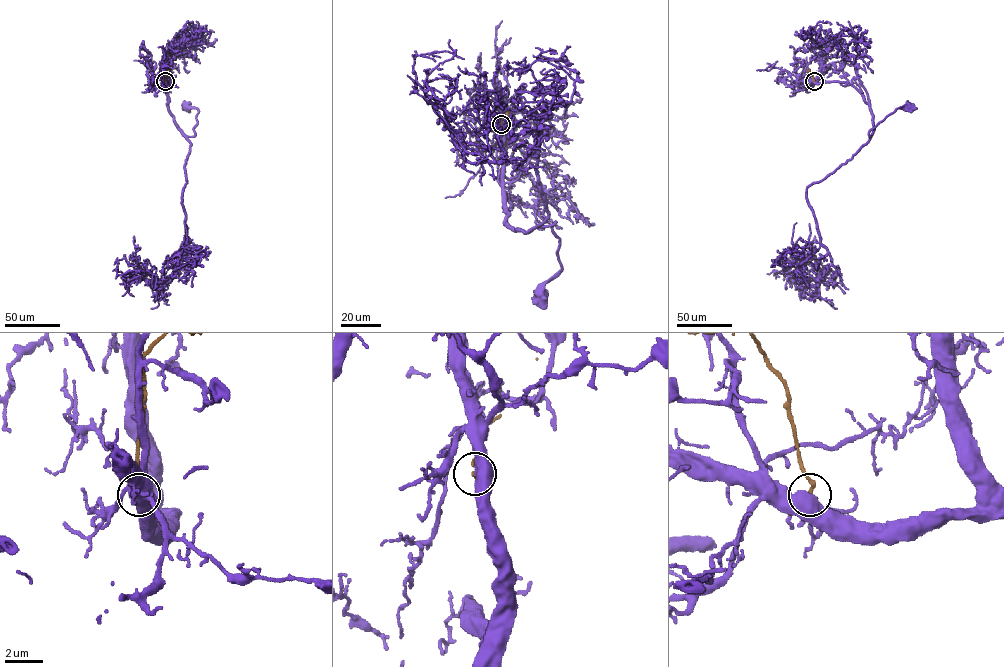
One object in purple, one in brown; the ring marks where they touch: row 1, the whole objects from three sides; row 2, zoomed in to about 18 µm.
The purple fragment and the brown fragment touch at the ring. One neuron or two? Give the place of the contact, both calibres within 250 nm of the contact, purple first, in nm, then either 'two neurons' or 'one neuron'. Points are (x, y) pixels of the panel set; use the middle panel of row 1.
(501, 124) | 700/220 nm | two neurons

